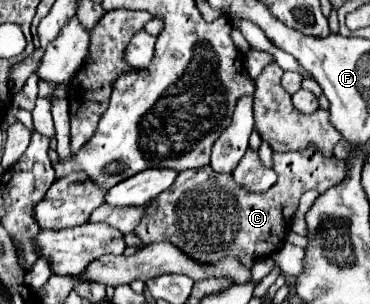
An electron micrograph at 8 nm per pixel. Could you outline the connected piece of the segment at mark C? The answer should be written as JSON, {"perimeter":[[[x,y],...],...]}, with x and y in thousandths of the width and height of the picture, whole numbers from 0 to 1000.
{"perimeter":[[[827,487],[827,493],[800,493],[800,500],[768,500],[768,507],[741,507],[741,559],[751,572],[751,599],[708,638],[681,638],[659,632],[622,579],[573,566],[568,546],[551,546],[541,559],[497,559],[476,579],[465,618],[443,625],[432,645],[405,658],[395,678],[395,704],[378,724],[378,737],[362,750],[368,776],[384,789],[384,803],[405,796],[465,796],[486,809],[508,842],[519,842],[535,862],[551,868],[578,868],[578,855],[595,855],[600,842],[638,842],[659,875],[681,882],[681,868],[697,849],[730,842],[735,829],[757,822],[768,803],[768,770],[784,750],[784,724],[805,684],[805,658],[827,625],[859,625],[876,638],[886,618],[919,605],[941,579],[941,546],[924,526],[886,520],[854,487]]]}

